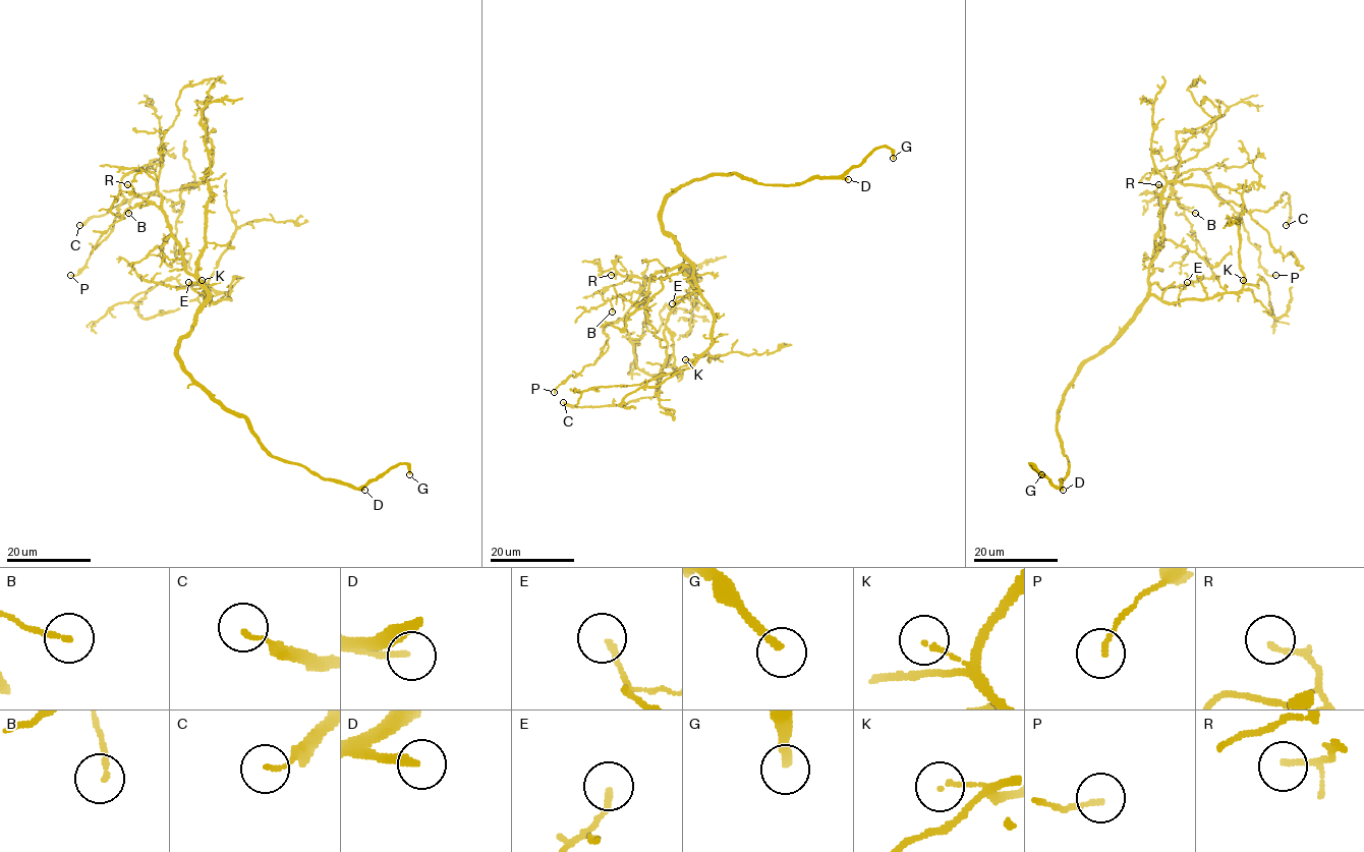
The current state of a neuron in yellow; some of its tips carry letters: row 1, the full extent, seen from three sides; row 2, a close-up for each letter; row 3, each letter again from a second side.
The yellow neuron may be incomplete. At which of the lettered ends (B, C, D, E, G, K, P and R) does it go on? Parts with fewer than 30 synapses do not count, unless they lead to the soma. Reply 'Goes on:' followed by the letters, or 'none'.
Goes on: B, D, G

